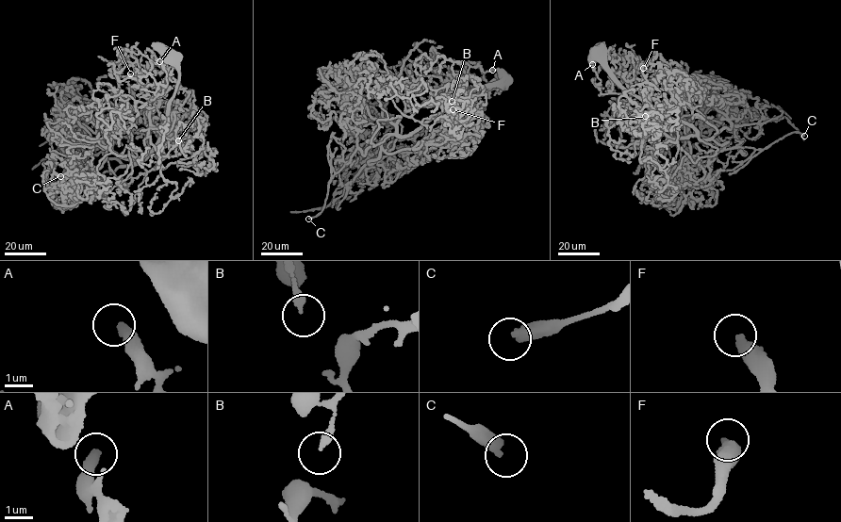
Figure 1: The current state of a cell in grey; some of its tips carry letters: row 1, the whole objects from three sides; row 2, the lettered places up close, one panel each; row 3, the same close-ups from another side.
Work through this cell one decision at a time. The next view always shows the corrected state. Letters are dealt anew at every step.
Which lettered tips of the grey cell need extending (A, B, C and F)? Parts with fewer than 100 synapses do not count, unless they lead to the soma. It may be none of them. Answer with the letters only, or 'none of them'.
none of them

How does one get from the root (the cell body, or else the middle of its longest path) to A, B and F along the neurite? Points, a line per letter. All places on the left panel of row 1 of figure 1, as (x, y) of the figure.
A: (172, 56), (172, 71), (166, 74), (150, 101), (156, 97), (158, 83), (167, 85), (167, 73), (159, 61)
B: (172, 56), (150, 100), (140, 166), (163, 169), (198, 153), (197, 119), (178, 140)
F: (172, 56), (172, 71), (150, 101), (139, 87), (133, 65), (119, 54), (135, 69), (132, 78), (130, 73)

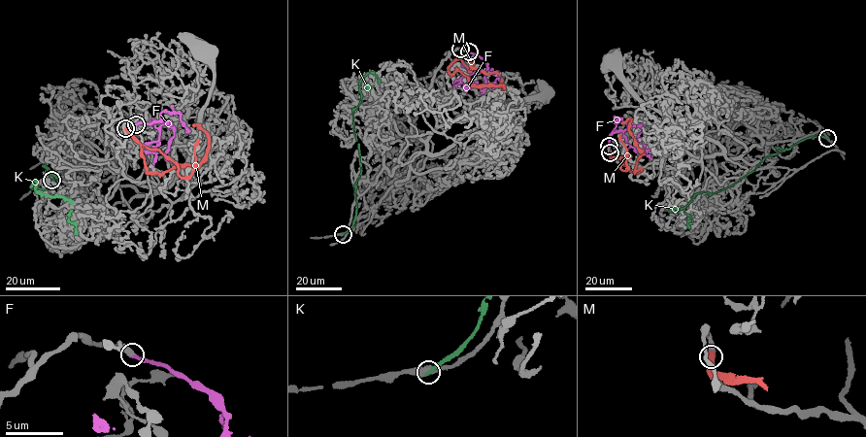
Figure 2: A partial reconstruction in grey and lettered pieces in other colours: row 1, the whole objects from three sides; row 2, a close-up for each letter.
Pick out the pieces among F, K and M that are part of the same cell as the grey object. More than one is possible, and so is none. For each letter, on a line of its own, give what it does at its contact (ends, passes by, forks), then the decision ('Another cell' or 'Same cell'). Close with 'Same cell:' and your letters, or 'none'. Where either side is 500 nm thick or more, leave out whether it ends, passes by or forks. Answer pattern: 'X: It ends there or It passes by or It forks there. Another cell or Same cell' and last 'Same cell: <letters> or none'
F: It ends there. Same cell
K: Another cell
M: Another cell
Same cell: F

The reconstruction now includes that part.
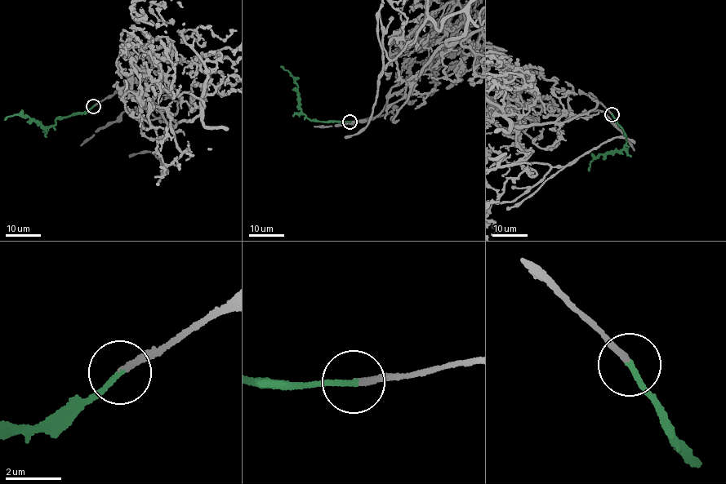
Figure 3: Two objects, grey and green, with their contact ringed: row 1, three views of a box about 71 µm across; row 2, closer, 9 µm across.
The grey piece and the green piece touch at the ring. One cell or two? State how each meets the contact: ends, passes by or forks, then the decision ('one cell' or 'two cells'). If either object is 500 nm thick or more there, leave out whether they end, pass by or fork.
grey ends; green ends; one cell

